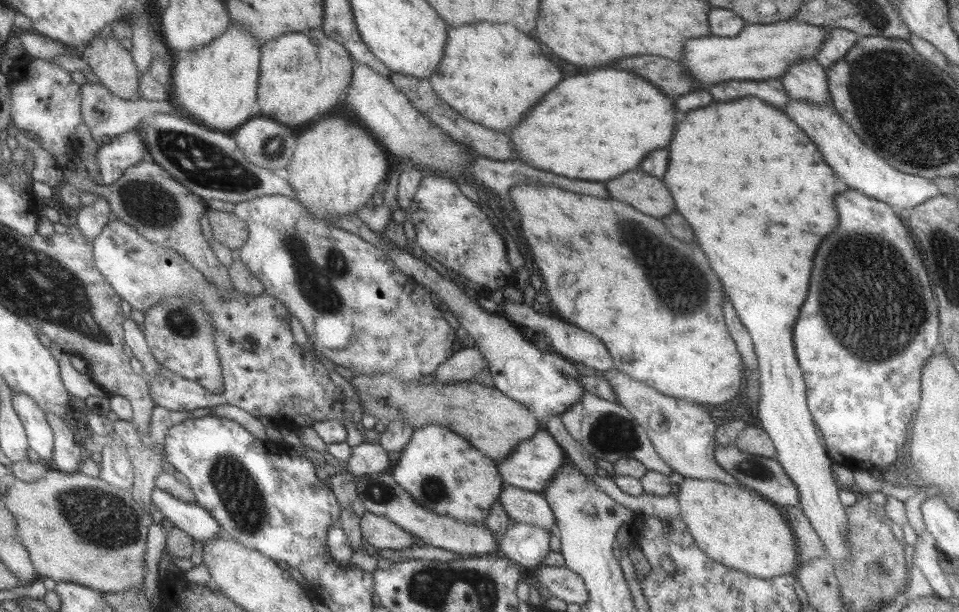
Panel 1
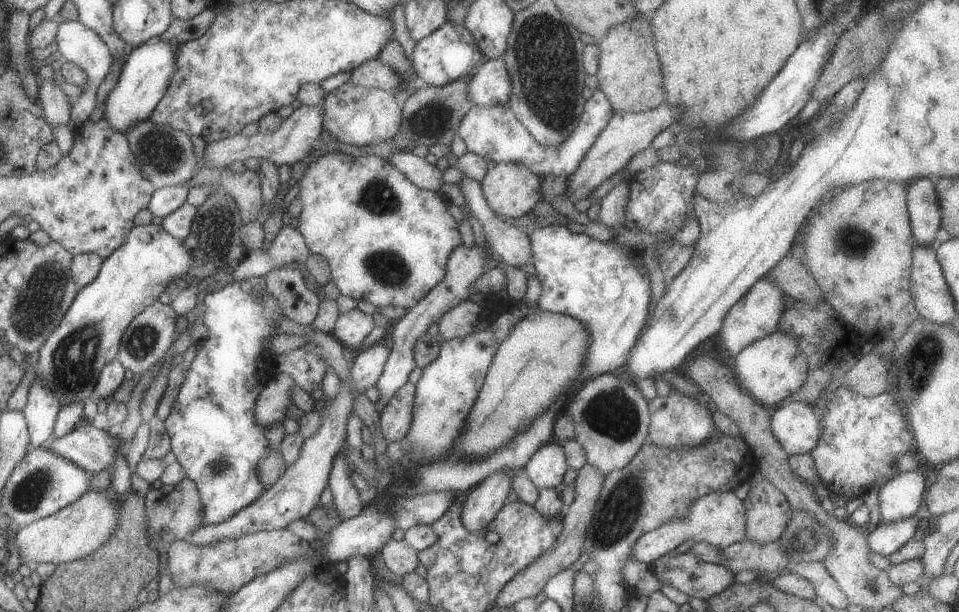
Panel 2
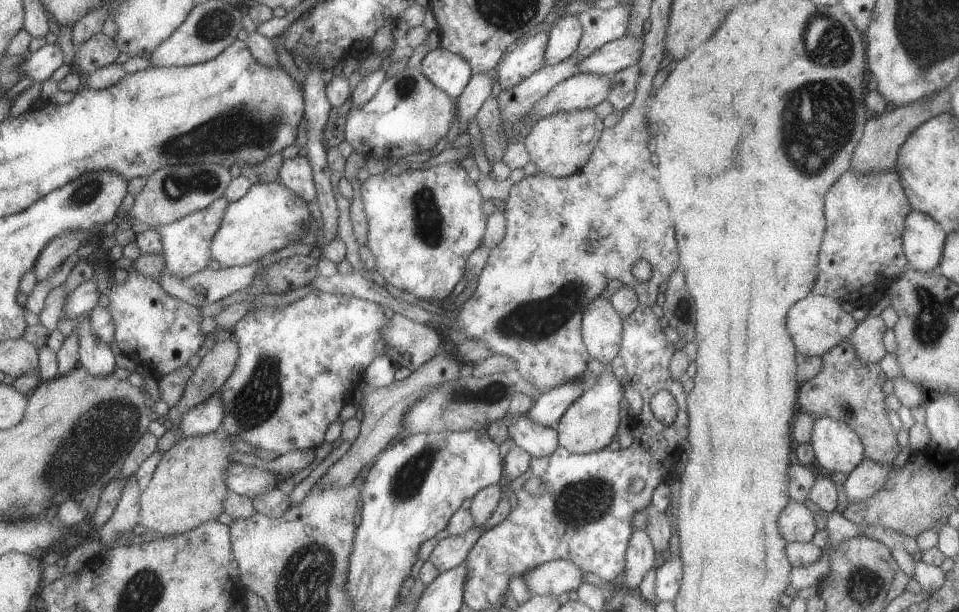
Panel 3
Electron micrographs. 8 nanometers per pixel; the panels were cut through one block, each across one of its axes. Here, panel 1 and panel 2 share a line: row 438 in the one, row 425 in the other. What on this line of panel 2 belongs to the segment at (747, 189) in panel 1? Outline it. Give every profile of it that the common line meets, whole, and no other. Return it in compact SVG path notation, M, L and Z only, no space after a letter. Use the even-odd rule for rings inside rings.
M787 401L778 410L772 410L770 416L770 430L789 456L811 453L818 446L821 438L820 425L821 418L815 406L803 402Z

